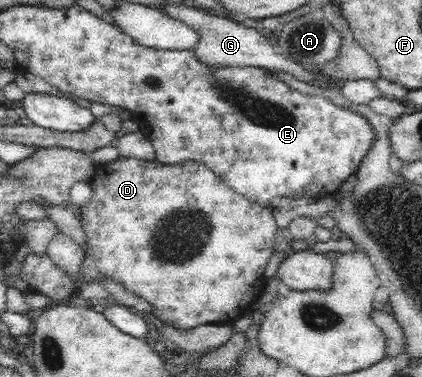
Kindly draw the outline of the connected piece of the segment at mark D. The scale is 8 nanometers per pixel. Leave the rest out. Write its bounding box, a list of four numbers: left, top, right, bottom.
[20,157,278,331]

